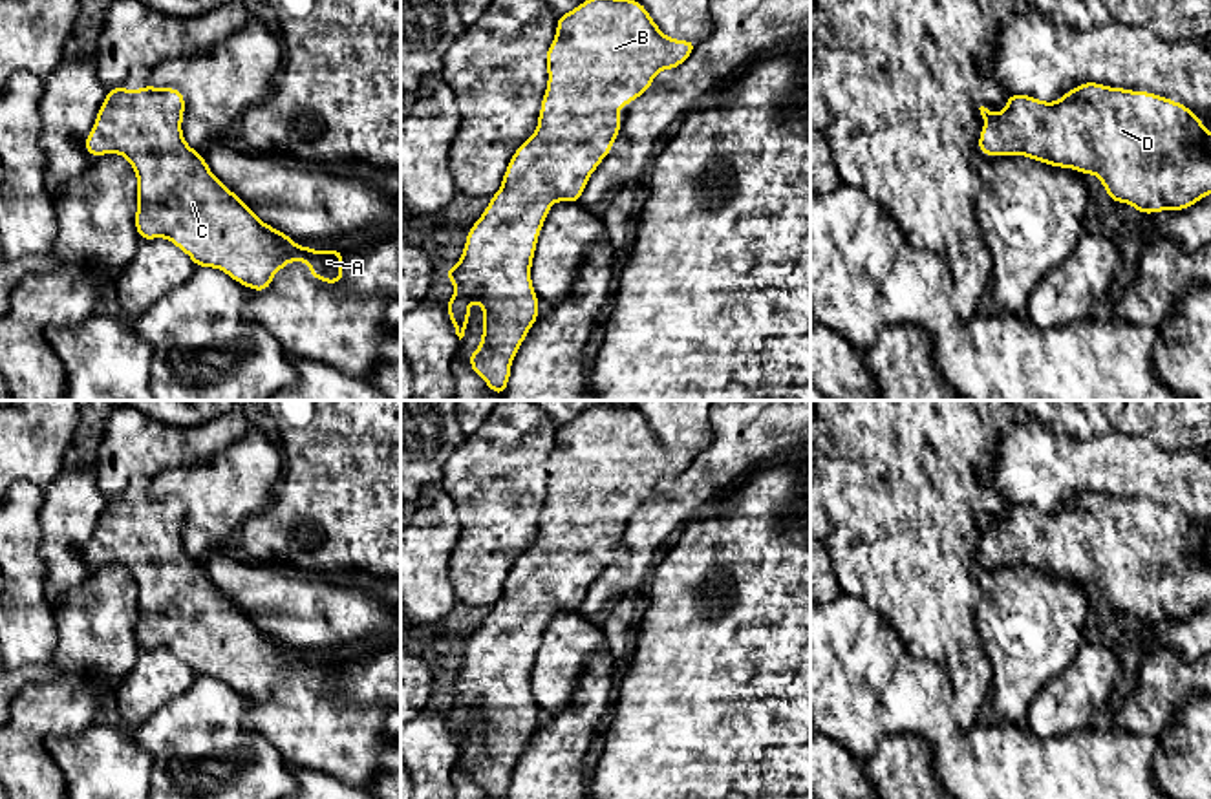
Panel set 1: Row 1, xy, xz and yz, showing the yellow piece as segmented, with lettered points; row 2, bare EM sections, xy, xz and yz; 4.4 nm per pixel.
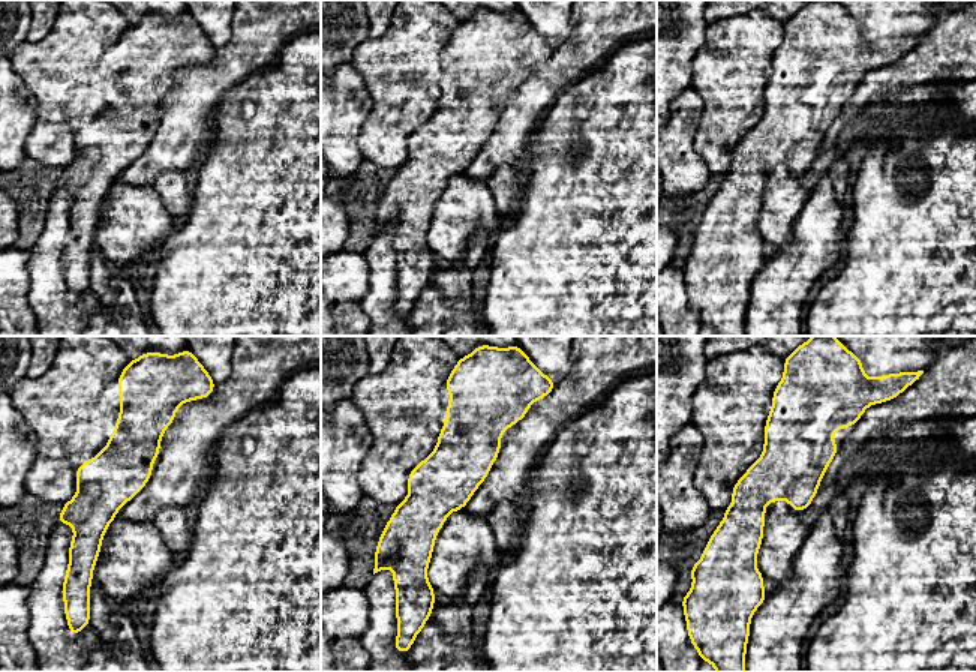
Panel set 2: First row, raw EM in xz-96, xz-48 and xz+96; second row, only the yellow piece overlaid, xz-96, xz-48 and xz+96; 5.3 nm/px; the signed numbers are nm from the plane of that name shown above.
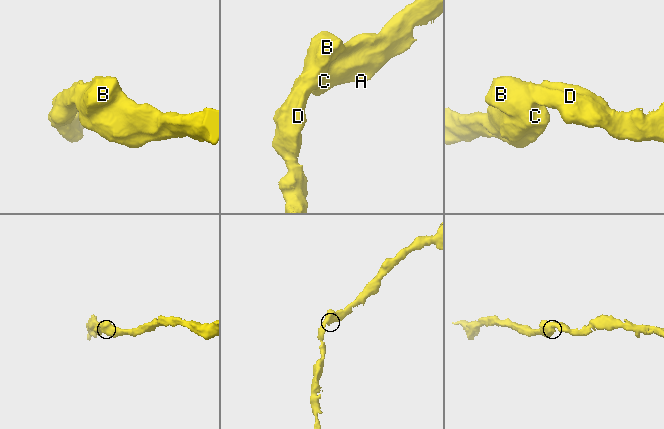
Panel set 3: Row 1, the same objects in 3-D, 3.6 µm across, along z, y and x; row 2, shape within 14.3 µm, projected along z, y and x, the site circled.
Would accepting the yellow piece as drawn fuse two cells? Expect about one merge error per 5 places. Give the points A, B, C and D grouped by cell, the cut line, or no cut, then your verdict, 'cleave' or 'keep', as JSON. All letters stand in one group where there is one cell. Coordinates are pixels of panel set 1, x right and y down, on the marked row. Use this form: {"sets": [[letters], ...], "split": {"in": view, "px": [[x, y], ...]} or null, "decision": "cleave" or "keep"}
{"sets": [["A", "B", "C", "D"]], "split": null, "decision": "keep"}

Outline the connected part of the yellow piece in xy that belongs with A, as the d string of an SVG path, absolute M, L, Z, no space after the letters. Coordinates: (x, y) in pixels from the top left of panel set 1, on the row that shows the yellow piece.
M117 86L108 90L93 130L86 137L84 146L90 155L119 154L130 161L137 176L135 230L139 238L165 238L188 254L196 267L220 269L252 291L267 291L273 276L289 261L305 261L315 280L342 283L344 250L298 247L291 236L263 223L210 172L207 159L187 144L181 130L183 113L185 95L177 88Z

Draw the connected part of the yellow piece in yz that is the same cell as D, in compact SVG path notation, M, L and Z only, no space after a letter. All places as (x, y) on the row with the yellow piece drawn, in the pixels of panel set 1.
M1083 82L1054 102L1008 93L1001 113L979 110L984 119L981 154L1024 155L1048 166L1094 174L1110 201L1132 205L1141 214L1185 210L1211 194L1211 133L1182 102L1151 91Z

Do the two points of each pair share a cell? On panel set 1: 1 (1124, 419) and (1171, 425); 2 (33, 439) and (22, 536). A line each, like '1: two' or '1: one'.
1: one
2: two

